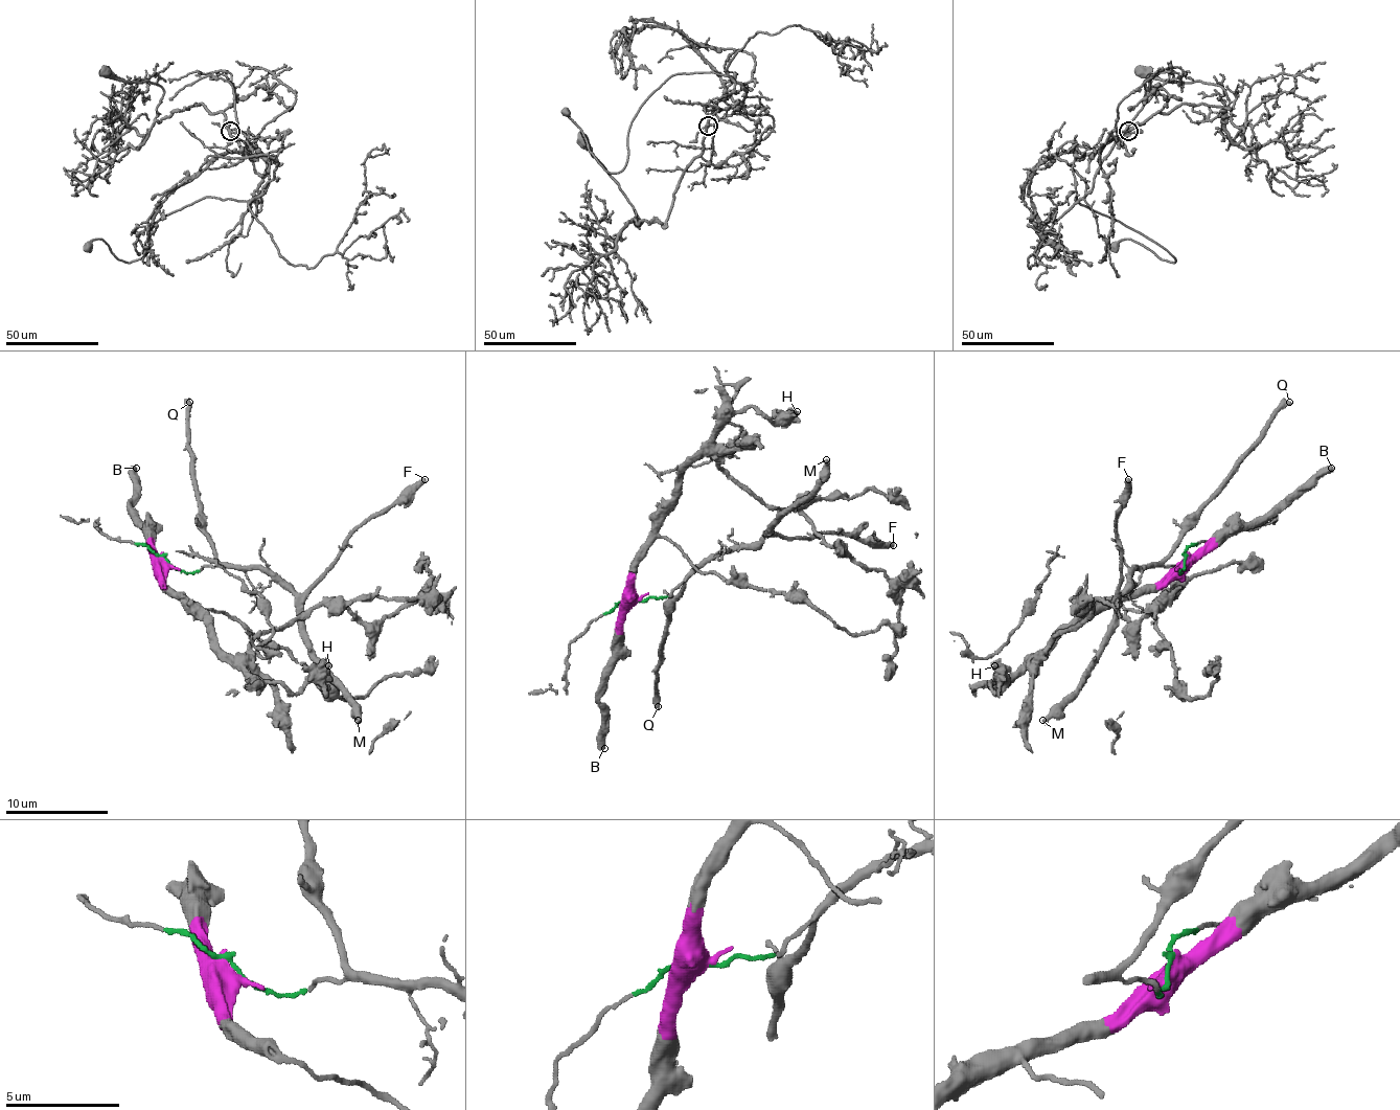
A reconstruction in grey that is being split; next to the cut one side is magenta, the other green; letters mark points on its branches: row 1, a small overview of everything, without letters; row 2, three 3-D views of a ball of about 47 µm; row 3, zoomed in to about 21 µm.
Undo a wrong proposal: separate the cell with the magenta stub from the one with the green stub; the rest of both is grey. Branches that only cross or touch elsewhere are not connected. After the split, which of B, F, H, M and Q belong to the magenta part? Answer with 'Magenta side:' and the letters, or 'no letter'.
Magenta side: B, H

